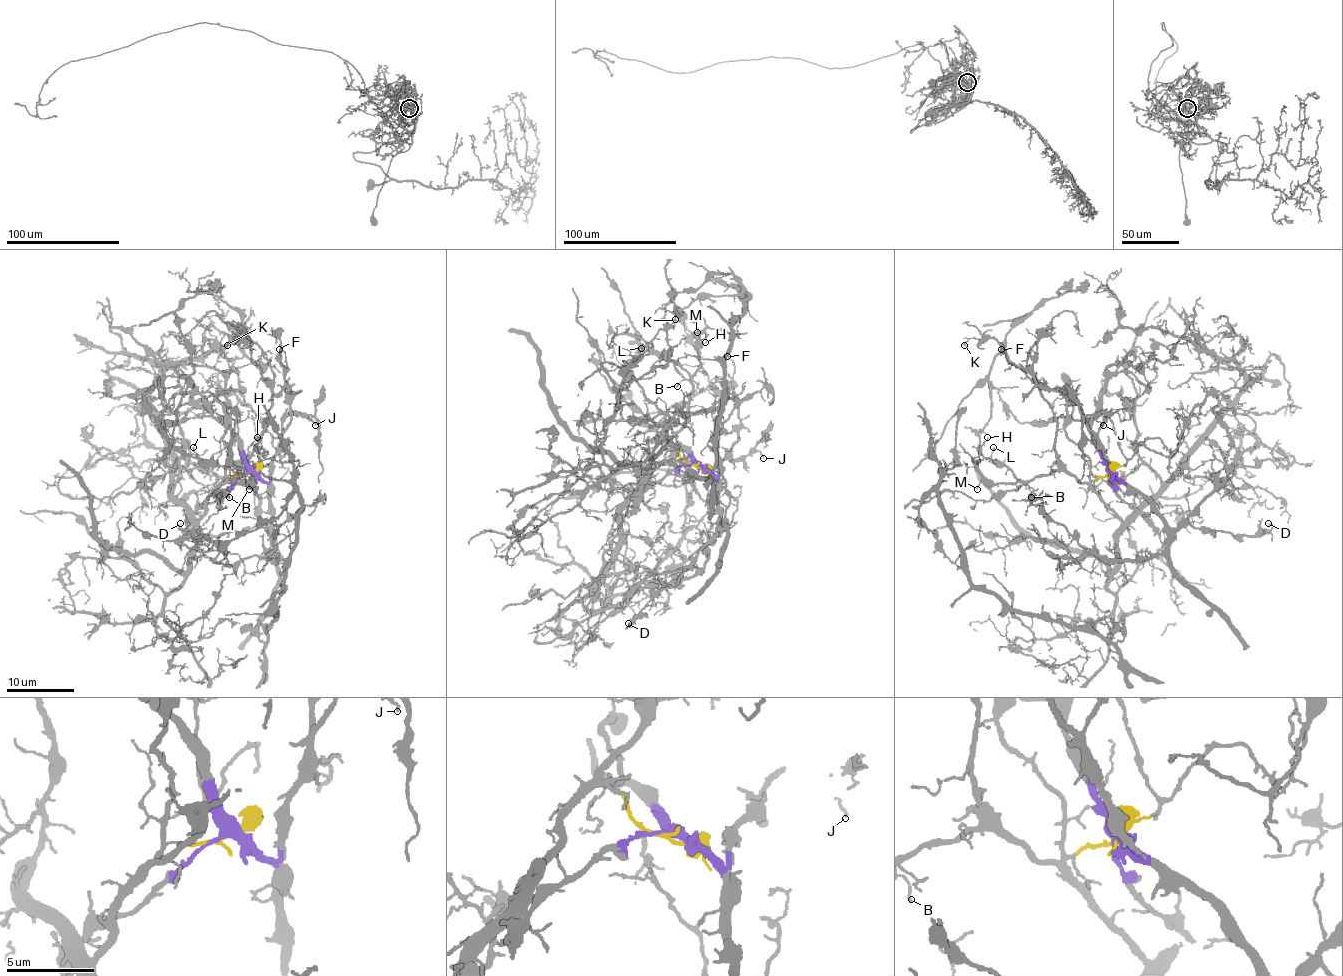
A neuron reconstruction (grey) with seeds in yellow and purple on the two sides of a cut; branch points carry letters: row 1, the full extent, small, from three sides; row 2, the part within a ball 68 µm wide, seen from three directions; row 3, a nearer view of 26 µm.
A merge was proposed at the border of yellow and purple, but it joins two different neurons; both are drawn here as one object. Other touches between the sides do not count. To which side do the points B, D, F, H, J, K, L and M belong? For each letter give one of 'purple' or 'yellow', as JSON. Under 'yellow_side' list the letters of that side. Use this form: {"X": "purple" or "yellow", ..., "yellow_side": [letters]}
{"B": "yellow", "D": "purple", "F": "purple", "H": "yellow", "J": "purple", "K": "yellow", "L": "yellow", "M": "yellow", "yellow_side": ["B", "H", "K", "L", "M"]}

